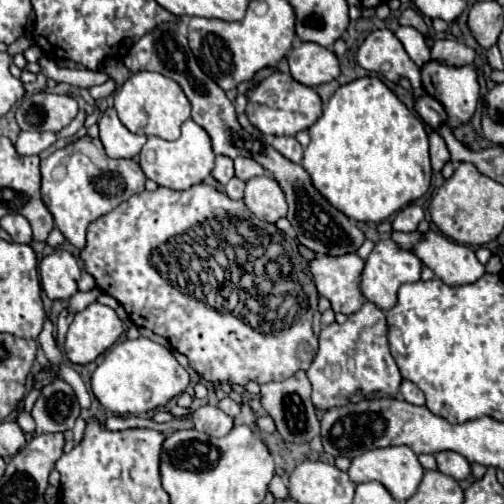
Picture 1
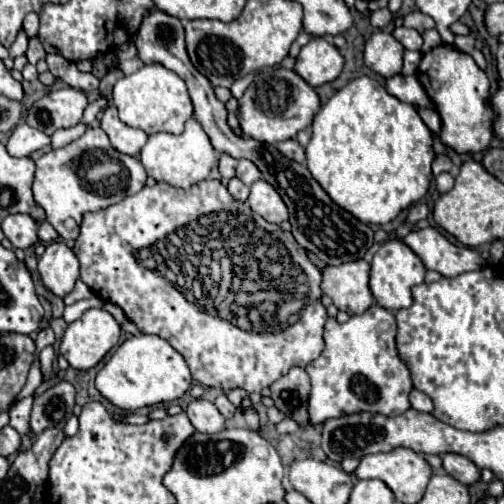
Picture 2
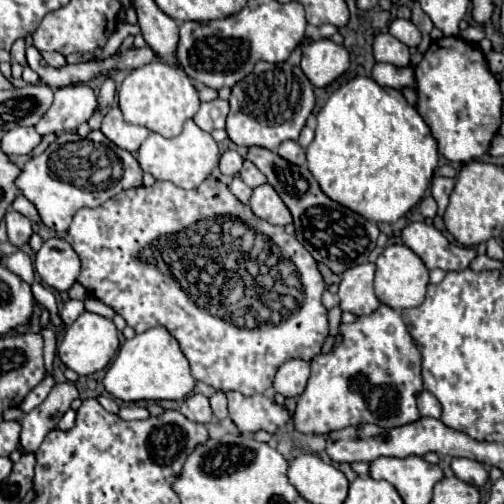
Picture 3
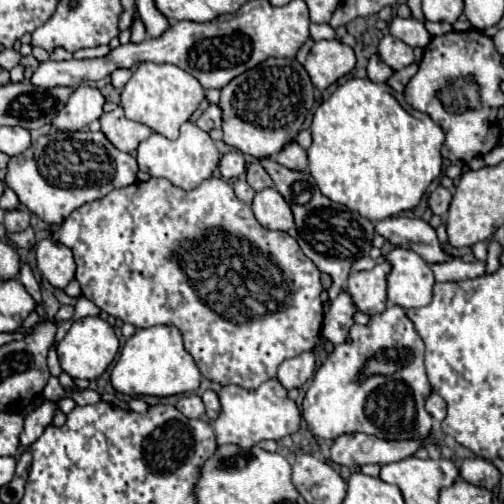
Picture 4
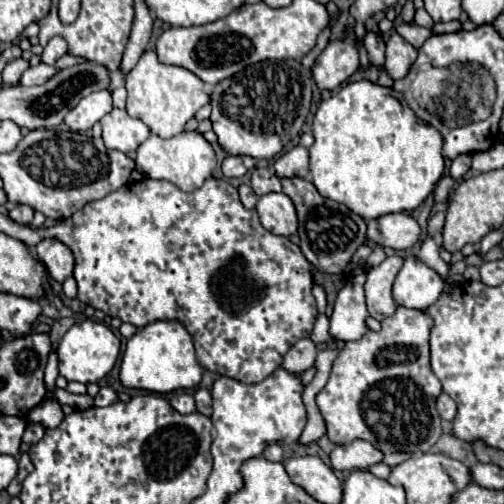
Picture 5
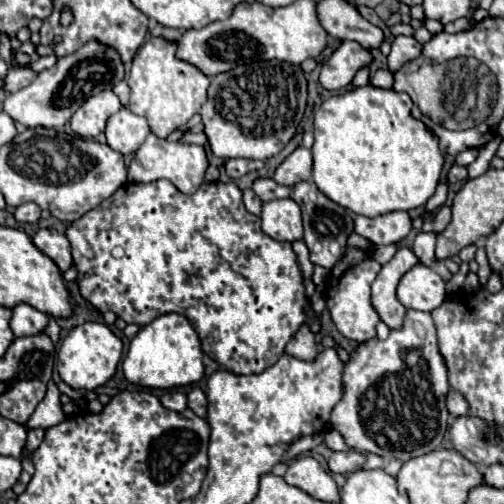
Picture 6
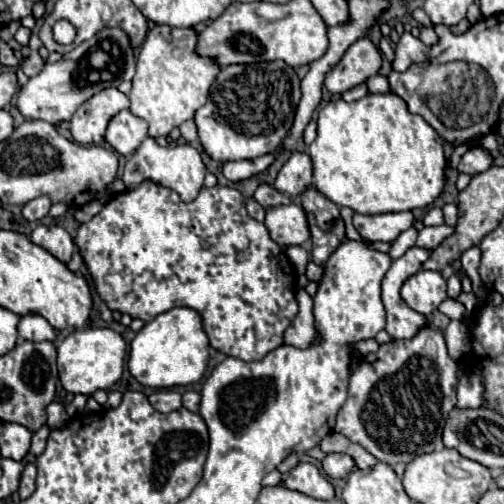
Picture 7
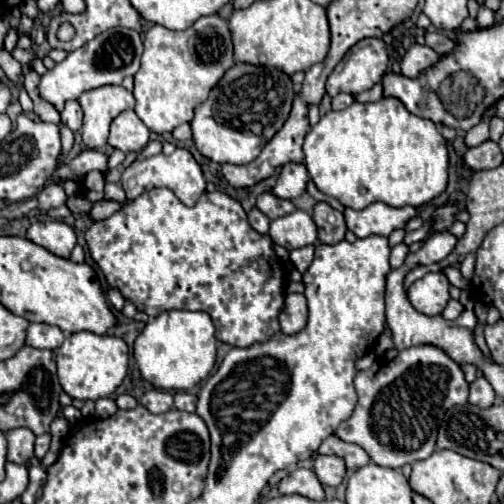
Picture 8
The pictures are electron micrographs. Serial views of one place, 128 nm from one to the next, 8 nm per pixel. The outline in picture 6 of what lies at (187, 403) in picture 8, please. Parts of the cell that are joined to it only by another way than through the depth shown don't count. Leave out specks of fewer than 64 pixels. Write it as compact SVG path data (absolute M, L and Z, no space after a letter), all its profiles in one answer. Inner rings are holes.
M194 388L188 394L188 408L192 408L198 416L206 416L206 408L208 408L208 400L206 394L200 388Z

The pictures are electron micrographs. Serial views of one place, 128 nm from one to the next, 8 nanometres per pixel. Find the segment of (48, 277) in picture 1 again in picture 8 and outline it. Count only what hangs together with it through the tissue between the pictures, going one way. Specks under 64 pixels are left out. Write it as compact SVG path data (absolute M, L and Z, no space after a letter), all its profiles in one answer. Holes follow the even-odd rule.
M56 220L34 222L28 228L26 238L32 240L34 244L38 244L38 246L50 250L52 254L56 254L60 258L70 258L70 252L76 246L74 230L68 224L56 222Z

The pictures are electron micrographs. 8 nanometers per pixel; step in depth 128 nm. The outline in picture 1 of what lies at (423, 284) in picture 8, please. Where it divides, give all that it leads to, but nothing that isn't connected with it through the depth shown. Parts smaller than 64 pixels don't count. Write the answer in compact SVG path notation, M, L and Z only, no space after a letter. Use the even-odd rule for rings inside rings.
M390 238L380 240L370 252L370 256L364 260L364 270L360 274L360 292L380 310L388 310L392 308L392 304L396 304L396 292L402 284L420 280L420 270L422 262L414 252L404 252L402 248L396 248L396 244L392 244Z

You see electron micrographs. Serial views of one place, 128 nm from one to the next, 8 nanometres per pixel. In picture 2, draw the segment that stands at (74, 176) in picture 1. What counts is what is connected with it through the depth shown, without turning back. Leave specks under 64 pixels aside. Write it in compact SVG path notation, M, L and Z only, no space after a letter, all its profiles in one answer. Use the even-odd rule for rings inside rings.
M88 128L84 136L66 144L60 150L52 150L36 160L34 200L44 208L48 222L64 240L76 240L80 234L82 216L86 212L104 210L122 198L136 194L146 184L146 172L140 160L116 152L102 128Z

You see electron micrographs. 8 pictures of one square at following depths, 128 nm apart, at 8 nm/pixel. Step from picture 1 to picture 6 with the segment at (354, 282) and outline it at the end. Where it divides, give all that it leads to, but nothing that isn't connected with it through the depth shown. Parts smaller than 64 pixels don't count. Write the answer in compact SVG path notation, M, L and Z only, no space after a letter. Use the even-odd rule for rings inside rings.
M398 248L394 258L382 266L372 282L372 306L388 328L400 328L402 324L406 308L396 298L396 284L414 264L418 264L416 254L410 248Z

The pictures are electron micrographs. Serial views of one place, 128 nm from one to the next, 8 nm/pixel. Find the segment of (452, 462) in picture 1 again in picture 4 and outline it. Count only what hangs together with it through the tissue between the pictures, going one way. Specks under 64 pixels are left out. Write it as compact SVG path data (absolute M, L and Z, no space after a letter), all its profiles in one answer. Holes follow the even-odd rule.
M466 458L466 460L462 460L458 470L460 470L462 480L488 488L488 490L498 486L498 482L500 482L500 472L496 470L496 466L492 462L484 460L484 458Z

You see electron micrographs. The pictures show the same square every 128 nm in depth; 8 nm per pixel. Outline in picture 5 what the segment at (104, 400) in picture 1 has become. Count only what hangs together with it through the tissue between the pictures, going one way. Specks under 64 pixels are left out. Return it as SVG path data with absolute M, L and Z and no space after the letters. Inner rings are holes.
M162 320L140 328L126 344L120 362L120 382L124 388L138 388L156 394L196 388L202 380L202 368L196 360L192 336L176 320Z

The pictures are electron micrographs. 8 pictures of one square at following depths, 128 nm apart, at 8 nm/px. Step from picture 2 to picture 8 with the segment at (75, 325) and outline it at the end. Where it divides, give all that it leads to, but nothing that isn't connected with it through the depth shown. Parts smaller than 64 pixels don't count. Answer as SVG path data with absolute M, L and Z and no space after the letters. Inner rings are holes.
M76 332L76 334L68 334L64 344L56 350L58 356L58 378L60 378L60 386L64 388L64 392L70 398L78 398L78 400L98 400L98 398L106 398L110 396L124 380L126 372L128 372L128 346L122 338L118 336L110 336L110 334L94 334L94 332Z

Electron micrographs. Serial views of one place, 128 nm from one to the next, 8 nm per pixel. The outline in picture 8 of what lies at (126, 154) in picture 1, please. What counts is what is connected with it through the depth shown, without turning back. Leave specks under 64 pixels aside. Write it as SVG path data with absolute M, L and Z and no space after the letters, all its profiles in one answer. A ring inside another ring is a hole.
M124 110L110 124L108 144L122 152L140 152L150 138L150 130L136 116L134 110Z

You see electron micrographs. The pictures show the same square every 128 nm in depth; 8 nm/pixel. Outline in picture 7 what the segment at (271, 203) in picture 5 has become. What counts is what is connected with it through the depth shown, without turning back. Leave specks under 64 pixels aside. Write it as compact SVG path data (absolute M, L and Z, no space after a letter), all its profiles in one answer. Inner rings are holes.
M300 204L274 206L266 210L264 220L270 238L280 246L306 246L308 244L308 222Z

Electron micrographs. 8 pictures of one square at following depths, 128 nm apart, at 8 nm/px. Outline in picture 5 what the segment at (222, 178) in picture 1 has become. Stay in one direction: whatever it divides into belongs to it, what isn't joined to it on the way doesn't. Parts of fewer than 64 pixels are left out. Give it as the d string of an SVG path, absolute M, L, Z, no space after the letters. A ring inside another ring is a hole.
M226 156L222 162L222 172L226 178L240 178L255 167L257 160L249 156Z

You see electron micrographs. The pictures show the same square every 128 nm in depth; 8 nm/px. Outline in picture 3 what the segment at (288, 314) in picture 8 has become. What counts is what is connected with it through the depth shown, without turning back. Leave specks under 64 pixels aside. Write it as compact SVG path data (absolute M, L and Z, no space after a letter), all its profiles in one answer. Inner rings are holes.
M288 360L280 366L276 374L274 390L284 398L296 398L304 392L308 376L310 376L310 364L306 360Z

